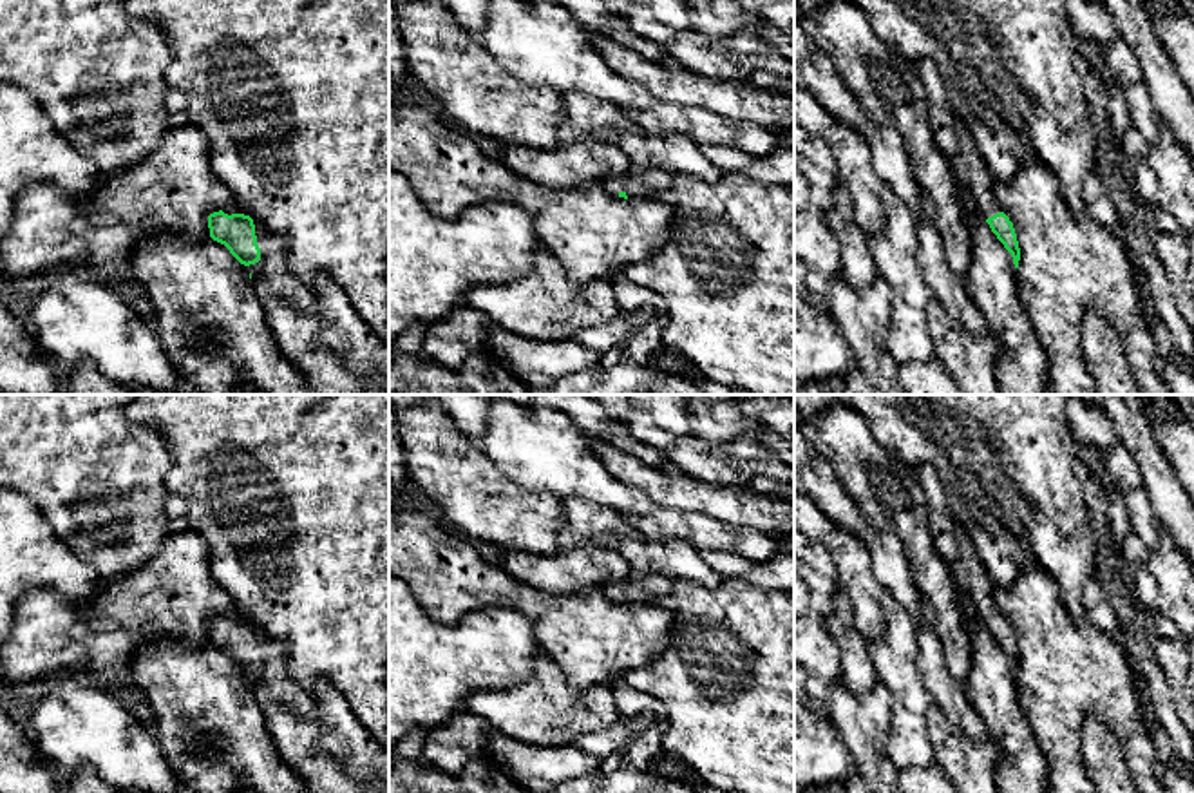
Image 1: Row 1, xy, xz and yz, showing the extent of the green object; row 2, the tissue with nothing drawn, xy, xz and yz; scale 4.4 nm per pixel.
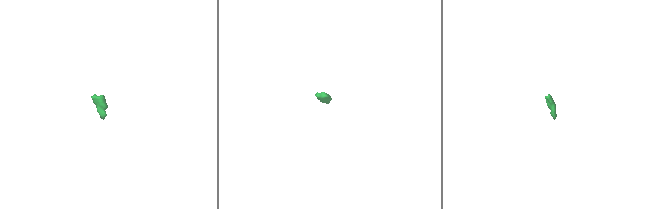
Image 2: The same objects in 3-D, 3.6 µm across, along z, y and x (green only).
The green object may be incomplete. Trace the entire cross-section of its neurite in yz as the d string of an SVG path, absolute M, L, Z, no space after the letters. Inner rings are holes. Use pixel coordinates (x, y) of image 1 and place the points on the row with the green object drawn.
M959 118L955 119L955 132L959 136L959 154L952 158L950 163L975 208L986 219L997 239L1011 253L1015 268L1019 268L1020 248L1017 234L1013 223L995 197L993 177L990 176L966 123Z

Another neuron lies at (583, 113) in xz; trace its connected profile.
M566 94L564 119L557 130L561 143L581 143L592 138L592 132L604 125L631 127L624 110L610 101L584 94Z

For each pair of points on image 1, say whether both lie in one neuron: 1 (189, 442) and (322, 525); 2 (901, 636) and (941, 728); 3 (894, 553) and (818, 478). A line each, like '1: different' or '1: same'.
1: same
2: different
3: same

